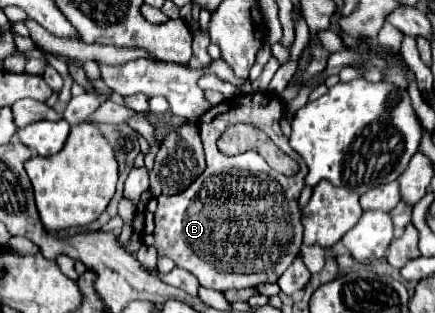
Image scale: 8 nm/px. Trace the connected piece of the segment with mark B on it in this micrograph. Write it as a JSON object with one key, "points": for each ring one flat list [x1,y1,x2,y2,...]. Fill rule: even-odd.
{"points":[[256,92,256,94,238,94,234,98,228,98,220,102,218,106,210,108,200,118,200,136,206,152,206,170,196,178,184,192,176,196,158,196,152,198,144,212,144,242,154,246,160,256,168,256,174,260,178,268,188,270,194,274,204,288,212,288,218,292,226,292,230,288,254,288,262,282,276,282,284,270,294,262,294,258,300,254,302,246,302,212,298,206,298,196,304,188,304,178,308,174,306,162,288,144,288,138,284,134,278,134,280,128,280,116,282,116,284,104,282,100,272,92],[238,122,250,122,264,131,270,139,284,153,290,154,300,166,300,172,296,176,284,176,272,170,266,160,256,152,246,152,242,156,224,156,216,148,216,140,224,132,226,126,238,124]]}

